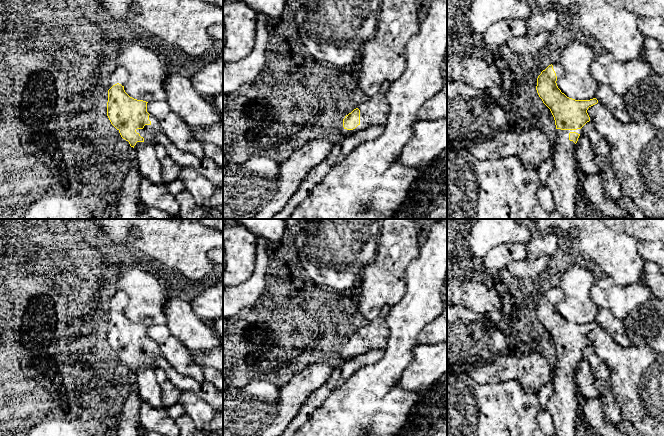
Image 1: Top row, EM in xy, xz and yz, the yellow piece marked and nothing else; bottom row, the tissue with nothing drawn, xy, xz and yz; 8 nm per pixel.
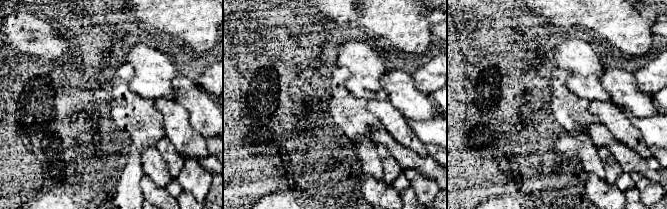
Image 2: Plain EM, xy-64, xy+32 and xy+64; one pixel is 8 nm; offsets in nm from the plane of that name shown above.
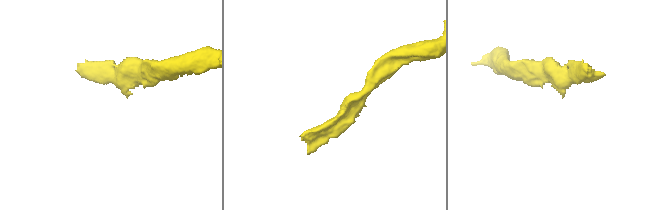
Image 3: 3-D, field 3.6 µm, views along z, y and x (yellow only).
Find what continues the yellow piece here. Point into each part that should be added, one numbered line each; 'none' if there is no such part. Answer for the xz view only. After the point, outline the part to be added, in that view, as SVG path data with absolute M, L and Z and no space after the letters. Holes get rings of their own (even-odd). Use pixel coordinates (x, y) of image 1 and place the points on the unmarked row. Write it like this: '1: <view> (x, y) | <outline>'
1: xz (373, 336) | M384 305L376 319L369 321L367 325L357 330L360 334L360 348L353 354L343 351L343 345L339 353L340 357L360 356L371 350L383 349L386 347L389 337L389 329L386 318L389 315L391 306Z

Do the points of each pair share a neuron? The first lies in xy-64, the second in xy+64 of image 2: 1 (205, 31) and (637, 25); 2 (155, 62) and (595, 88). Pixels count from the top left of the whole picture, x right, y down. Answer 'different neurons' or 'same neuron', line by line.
1: same neuron
2: same neuron

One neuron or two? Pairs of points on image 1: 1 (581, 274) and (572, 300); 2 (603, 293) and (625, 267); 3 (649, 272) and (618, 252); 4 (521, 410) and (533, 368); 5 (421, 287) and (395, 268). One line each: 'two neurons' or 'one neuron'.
1: one neuron
2: two neurons
3: two neurons
4: two neurons
5: two neurons

